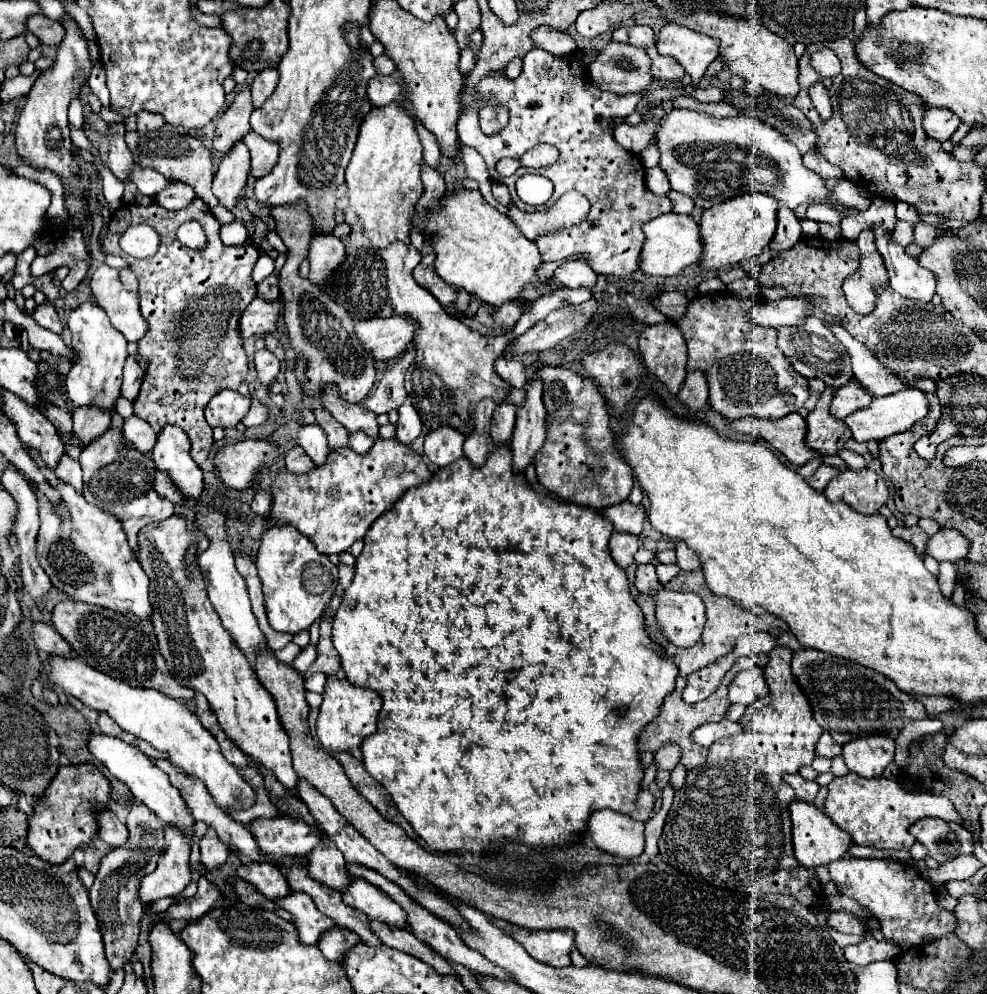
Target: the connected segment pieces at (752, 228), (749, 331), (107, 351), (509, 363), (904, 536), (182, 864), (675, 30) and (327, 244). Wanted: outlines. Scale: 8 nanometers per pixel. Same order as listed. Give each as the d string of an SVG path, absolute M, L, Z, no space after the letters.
M742 194L730 198L724 204L708 208L700 218L700 236L702 236L702 270L726 270L730 264L740 264L750 260L768 246L776 230L776 210L778 204L766 194Z
M728 290L708 296L696 296L686 314L676 322L682 330L682 336L688 344L688 372L690 370L704 370L708 374L710 384L710 404L716 412L730 420L738 420L742 416L756 416L756 418L770 418L778 420L792 412L798 412L804 402L808 400L808 380L792 370L786 356L776 346L776 330L752 324L746 314L756 300L742 300L730 294Z
M94 300L84 302L76 310L72 310L66 326L72 332L72 350L76 352L76 360L72 360L72 368L66 376L68 400L78 408L96 406L98 410L108 410L112 414L120 396L122 368L128 356L126 338L110 324L108 316Z
M498 358L494 362L494 370L500 378L504 378L512 388L524 388L524 384L528 382L526 376L526 368L520 360L516 358Z
M898 526L892 530L892 534L908 544L912 544L916 548L916 554L922 554L924 556L924 550L926 550L926 542L928 542L928 536L918 528L918 526L912 526L912 528L906 528L906 526Z
M166 826L166 846L160 852L158 868L144 876L138 886L138 898L144 906L154 900L178 896L190 882L190 846L182 832L174 826Z
M664 24L656 48L660 54L680 62L692 76L694 86L702 80L708 64L718 56L718 40L676 24Z
M320 234L320 238L312 238L310 250L310 280L318 286L328 286L328 278L336 270L336 266L344 260L344 244L332 234Z

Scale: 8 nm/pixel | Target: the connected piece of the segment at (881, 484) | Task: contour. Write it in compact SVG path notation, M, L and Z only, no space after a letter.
M870 468L862 470L844 470L824 490L828 494L840 494L840 500L846 502L860 514L878 514L878 510L888 500L888 486L880 474Z

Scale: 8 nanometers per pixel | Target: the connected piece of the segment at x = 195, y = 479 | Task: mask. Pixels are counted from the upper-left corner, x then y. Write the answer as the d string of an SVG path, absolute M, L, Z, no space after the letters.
M166 426L158 434L152 460L160 472L174 480L172 484L182 492L184 498L190 502L200 502L204 492L204 476L200 466L196 466L190 456L190 440L180 428Z

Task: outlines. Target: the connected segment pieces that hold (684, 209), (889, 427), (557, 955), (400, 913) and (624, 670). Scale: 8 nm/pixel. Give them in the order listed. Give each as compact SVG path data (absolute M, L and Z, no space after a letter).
M670 190L666 196L672 200L672 212L676 212L676 214L690 214L692 212L694 204L692 204L692 200L688 196L676 194L674 190Z
M904 388L900 392L874 398L868 408L862 408L854 414L850 414L844 422L852 430L852 438L858 442L868 442L868 440L882 440L892 434L910 430L918 420L922 420L928 414L928 398L926 392L920 388Z
M490 918L498 928L502 928L508 936L512 936L518 944L524 942L526 952L536 958L538 962L544 962L554 968L562 968L572 964L570 952L574 948L574 932L572 930L528 930L520 928L516 924Z
M362 878L352 880L352 884L344 890L342 900L348 906L364 912L372 920L380 920L388 926L408 928L408 920L402 906L392 902L392 898L388 898L382 890L376 890L376 886L368 884Z
M494 446L488 454L488 462L484 462L484 466L480 466L480 470L476 470L476 466L472 466L472 462L468 462L468 458L460 458L458 462L452 462L444 468L440 468L438 472L432 474L432 478L428 482L422 482L420 486L410 488L394 506L392 510L388 510L384 516L380 516L372 528L368 530L368 534L364 536L364 550L356 560L356 574L352 584L344 590L342 596L342 604L334 616L334 648L338 650L340 658L342 658L342 670L348 678L348 682L360 686L360 688L368 688L374 690L382 696L382 710L378 716L378 730L368 736L362 742L362 762L366 766L366 770L388 790L388 794L392 796L394 804L398 806L398 810L402 812L402 816L412 824L412 828L416 830L416 834L420 838L426 840L426 844L432 850L450 850L450 852L462 852L462 854L476 854L480 856L486 850L492 850L490 842L502 842L504 838L510 840L518 840L524 844L532 844L532 846L558 846L558 844L570 844L576 842L576 834L582 834L586 828L586 820L594 810L600 808L612 808L616 812L628 814L634 810L634 800L636 794L640 792L640 780L644 776L642 766L640 766L640 754L636 748L636 740L640 730L652 722L658 712L660 712L660 704L664 700L666 694L670 694L670 690L674 688L674 680L678 676L678 668L672 666L672 660L662 658L662 652L656 644L652 644L652 640L648 638L646 630L644 630L644 614L640 610L640 606L636 604L636 600L630 596L628 590L628 580L626 574L620 566L616 566L616 562L612 560L610 552L608 552L608 538L612 536L614 526L612 522L608 522L608 518L604 518L604 514L600 510L592 510L592 506L580 506L580 504L572 504L568 500L562 500L554 494L538 494L526 480L524 472L514 472L512 468L512 450L510 446Z

